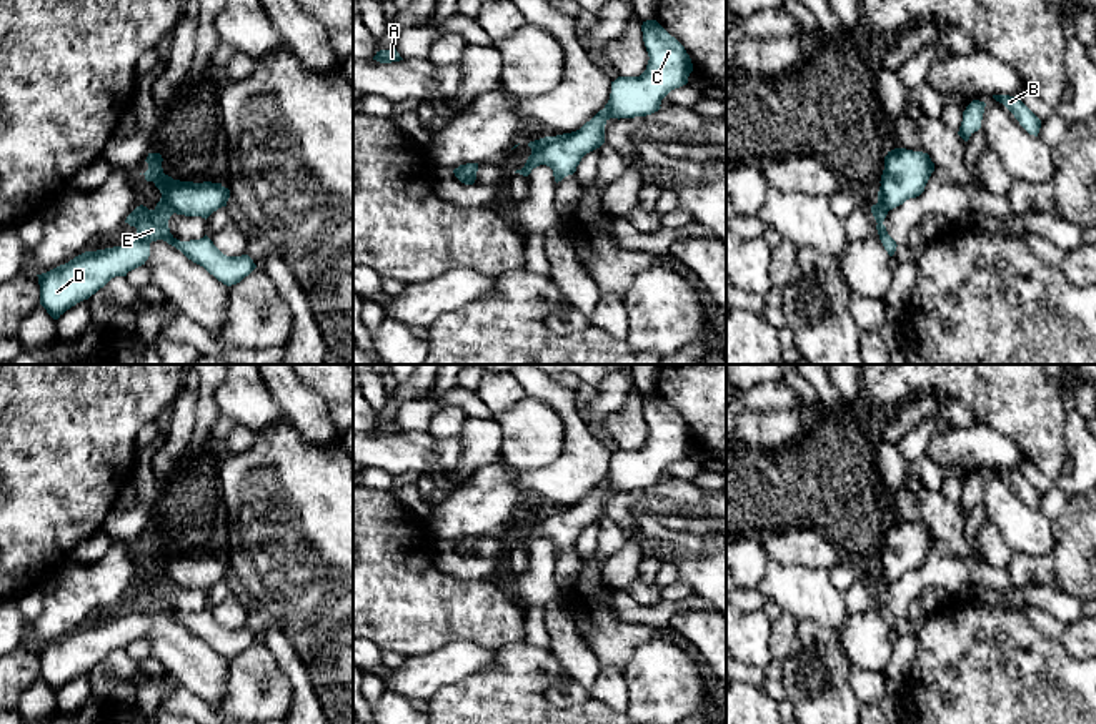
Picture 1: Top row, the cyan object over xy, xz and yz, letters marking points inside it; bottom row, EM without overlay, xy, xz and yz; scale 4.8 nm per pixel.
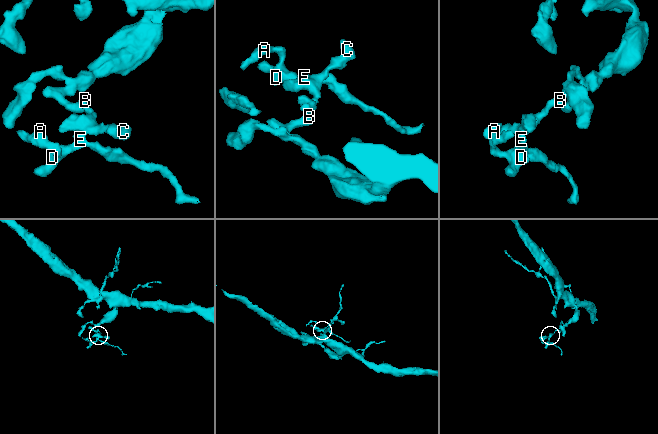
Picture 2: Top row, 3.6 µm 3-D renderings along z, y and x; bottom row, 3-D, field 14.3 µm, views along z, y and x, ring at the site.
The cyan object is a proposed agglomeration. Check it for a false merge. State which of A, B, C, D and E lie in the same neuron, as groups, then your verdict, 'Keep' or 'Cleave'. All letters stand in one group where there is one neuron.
Groups: A D E / B C. Cleave

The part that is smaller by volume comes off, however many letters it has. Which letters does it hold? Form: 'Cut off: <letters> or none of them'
Cut off: A, D, E

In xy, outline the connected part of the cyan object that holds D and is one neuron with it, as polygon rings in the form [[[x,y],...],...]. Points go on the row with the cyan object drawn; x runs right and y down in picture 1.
[[[157,203],[153,210],[140,205],[125,220],[137,228],[137,235],[122,246],[85,251],[65,265],[37,275],[40,305],[53,320],[58,320],[67,310],[95,295],[112,278],[127,276],[128,271],[145,265],[150,256],[150,243],[157,240],[175,246],[227,286],[240,283],[257,268],[248,255],[223,255],[207,235],[200,240],[177,240],[168,228],[172,215],[172,208],[163,203]]]

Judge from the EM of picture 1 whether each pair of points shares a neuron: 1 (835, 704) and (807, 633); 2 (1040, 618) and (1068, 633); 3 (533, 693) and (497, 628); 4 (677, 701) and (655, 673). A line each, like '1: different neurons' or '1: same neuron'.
1: same neuron
2: same neuron
3: different neurons
4: same neuron

